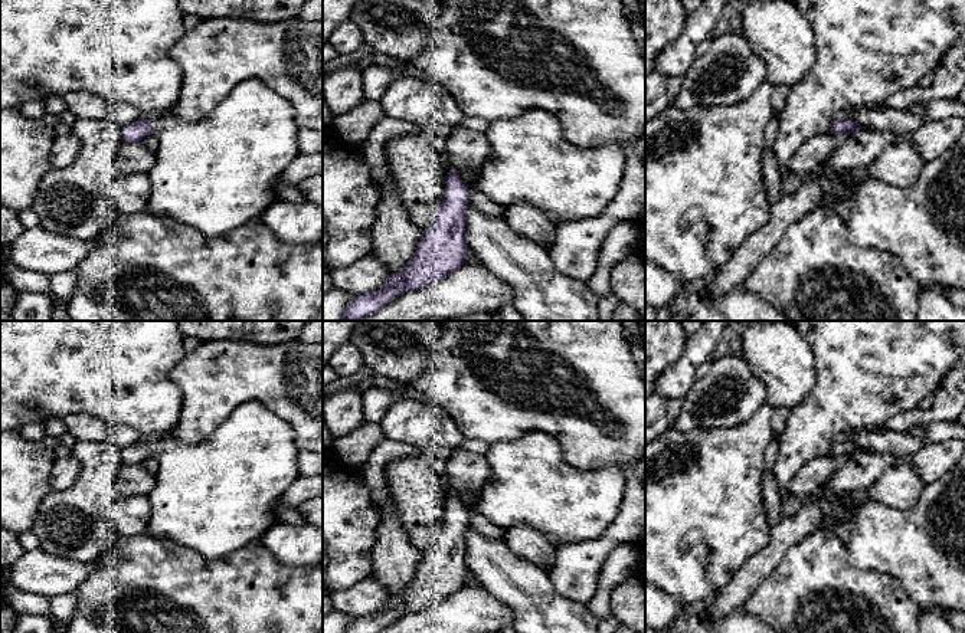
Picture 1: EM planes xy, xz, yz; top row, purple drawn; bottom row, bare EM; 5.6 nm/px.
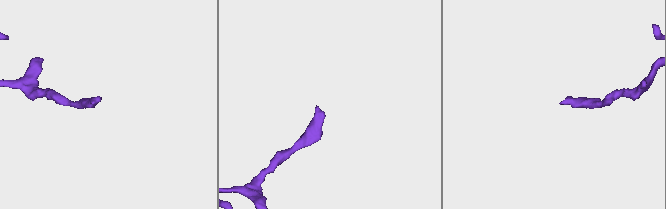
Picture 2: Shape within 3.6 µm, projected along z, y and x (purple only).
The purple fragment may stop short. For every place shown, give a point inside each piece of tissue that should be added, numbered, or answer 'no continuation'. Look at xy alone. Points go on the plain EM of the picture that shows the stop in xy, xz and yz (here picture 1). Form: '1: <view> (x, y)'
1: xy (215, 497)

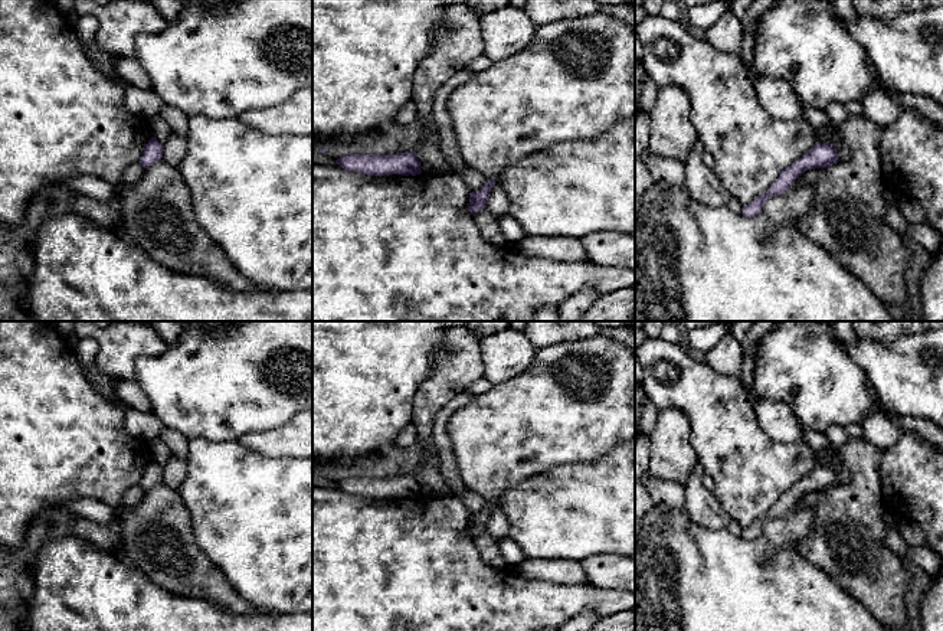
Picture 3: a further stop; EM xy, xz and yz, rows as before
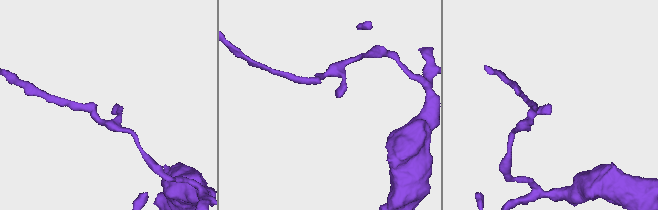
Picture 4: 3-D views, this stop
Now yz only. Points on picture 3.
no continuation

